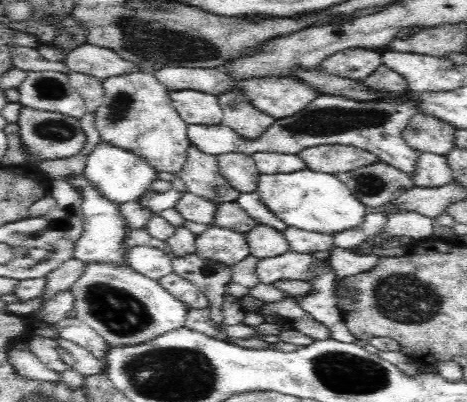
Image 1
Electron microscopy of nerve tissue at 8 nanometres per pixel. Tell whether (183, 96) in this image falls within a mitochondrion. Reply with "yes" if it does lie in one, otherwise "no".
no

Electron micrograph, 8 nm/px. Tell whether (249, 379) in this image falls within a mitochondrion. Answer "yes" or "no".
no

